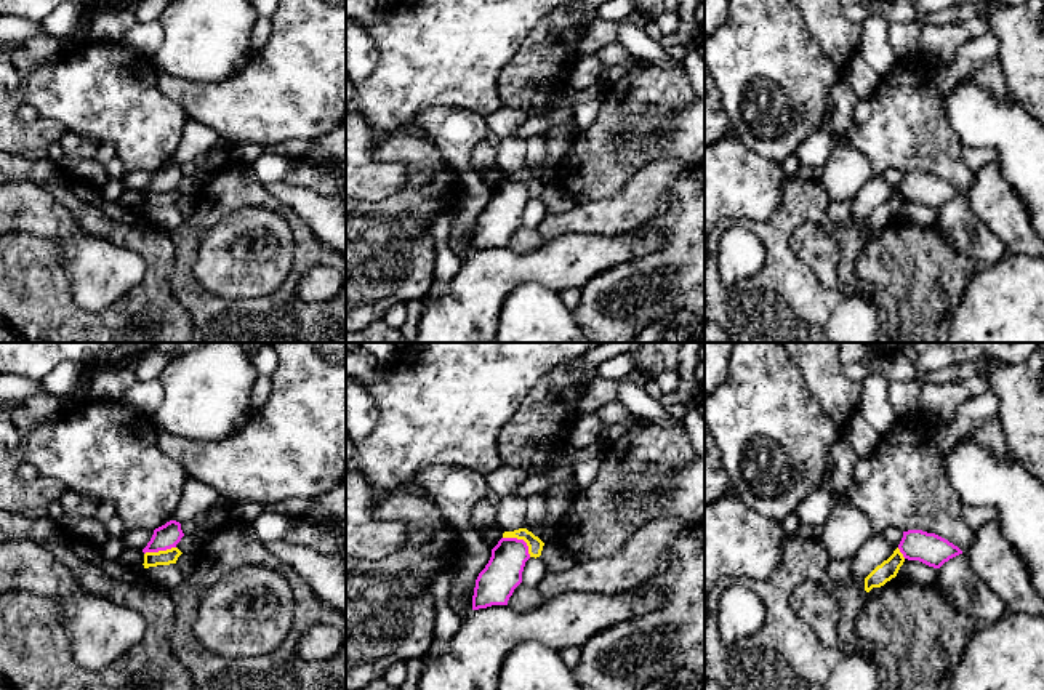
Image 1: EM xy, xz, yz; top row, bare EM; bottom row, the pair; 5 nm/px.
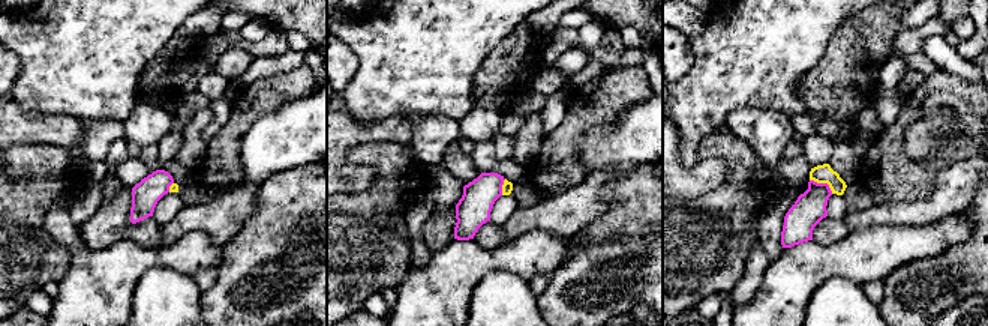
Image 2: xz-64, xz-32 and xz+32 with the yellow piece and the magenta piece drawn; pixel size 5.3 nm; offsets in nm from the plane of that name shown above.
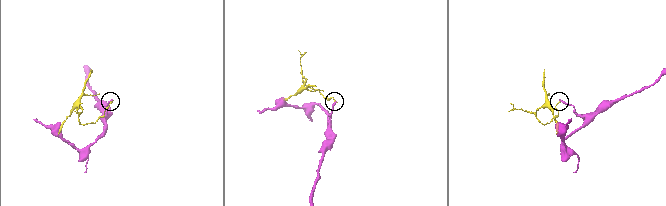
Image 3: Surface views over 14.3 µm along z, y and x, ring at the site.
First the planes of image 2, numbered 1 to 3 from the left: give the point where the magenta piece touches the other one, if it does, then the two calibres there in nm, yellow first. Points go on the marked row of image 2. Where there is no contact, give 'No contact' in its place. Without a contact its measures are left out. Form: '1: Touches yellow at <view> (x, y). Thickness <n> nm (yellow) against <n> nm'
1: Touches yellow at xz-64 (170, 187). Thickness 50 nm (yellow) against 150 nm
2: Touches yellow at xz-32 (502, 187). Thickness 60 nm (yellow) against 180 nm
3: Touches yellow at xz+32 (823, 182). Thickness 100 nm (yellow) against 170 nm

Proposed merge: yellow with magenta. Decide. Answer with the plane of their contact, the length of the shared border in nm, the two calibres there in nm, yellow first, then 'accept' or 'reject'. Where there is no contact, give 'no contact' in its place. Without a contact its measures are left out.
meets yellow in xz; contact 170 nm long; 80 nm thick on the yellow side, 190 nm on the other; reject

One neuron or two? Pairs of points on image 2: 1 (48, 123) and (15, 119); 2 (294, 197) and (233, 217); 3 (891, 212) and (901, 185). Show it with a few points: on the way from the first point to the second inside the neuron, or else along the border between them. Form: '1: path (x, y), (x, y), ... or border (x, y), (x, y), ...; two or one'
1: path (41, 123), (23, 123); one
2: border (261, 184), (254, 214), (233, 239); two
3: border (919, 196), (903, 200); two

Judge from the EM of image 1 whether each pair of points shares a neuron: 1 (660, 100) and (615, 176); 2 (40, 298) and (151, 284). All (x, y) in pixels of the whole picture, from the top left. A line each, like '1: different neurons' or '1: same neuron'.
1: same neuron
2: same neuron

